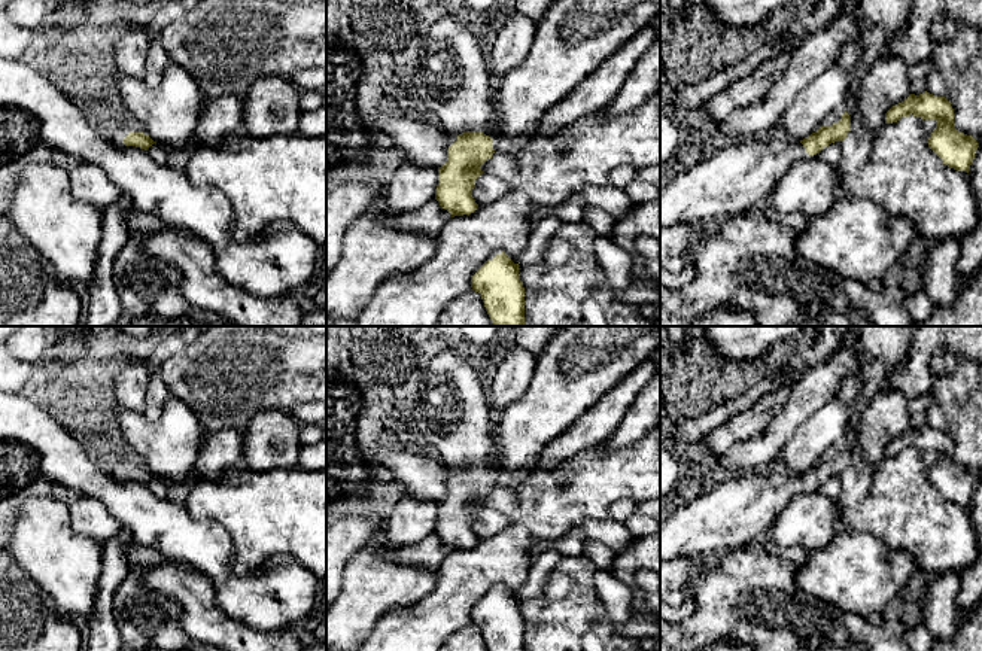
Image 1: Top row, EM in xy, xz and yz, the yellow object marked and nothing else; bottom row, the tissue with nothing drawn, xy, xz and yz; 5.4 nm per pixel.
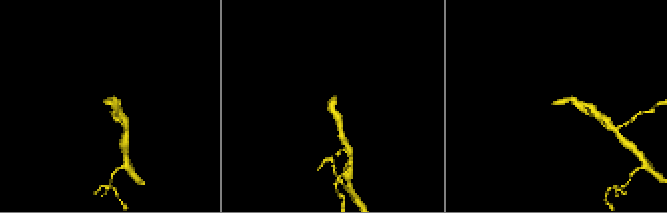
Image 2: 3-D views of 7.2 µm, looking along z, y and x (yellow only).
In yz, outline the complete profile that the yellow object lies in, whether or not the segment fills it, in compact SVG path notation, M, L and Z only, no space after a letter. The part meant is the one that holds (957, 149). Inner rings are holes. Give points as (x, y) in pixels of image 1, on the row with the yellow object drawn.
M924 91L919 95L910 94L905 101L893 106L885 113L885 124L900 121L903 116L916 116L936 121L930 134L928 147L946 164L958 171L970 171L979 143L955 128L954 109L948 98Z

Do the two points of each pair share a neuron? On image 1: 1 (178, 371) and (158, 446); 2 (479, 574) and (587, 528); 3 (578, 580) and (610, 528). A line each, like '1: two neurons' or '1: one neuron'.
1: two neurons
2: two neurons
3: two neurons

